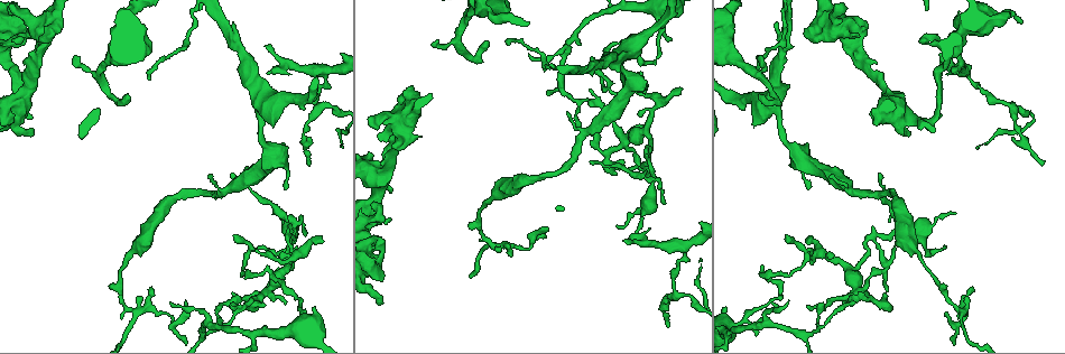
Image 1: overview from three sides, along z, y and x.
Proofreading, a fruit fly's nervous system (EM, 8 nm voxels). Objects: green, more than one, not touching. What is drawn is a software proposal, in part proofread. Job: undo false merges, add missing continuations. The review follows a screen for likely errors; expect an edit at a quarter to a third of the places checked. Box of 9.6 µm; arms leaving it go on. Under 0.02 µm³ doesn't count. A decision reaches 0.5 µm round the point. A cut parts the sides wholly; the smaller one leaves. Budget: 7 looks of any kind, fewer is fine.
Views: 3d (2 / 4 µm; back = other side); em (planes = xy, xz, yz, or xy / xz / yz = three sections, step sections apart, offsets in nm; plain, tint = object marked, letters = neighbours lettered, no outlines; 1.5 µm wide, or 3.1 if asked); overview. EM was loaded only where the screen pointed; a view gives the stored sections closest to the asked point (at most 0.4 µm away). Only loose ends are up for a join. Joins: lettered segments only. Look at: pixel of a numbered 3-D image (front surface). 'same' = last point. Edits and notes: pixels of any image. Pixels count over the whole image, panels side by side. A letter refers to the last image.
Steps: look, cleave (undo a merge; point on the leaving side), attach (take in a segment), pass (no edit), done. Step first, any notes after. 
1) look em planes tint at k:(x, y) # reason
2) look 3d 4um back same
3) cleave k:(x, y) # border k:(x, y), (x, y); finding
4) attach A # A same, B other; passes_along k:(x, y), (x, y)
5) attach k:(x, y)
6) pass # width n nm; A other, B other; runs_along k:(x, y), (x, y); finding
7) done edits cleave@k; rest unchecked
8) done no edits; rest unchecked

look 3d 2um at 1:(309, 164) # thin end

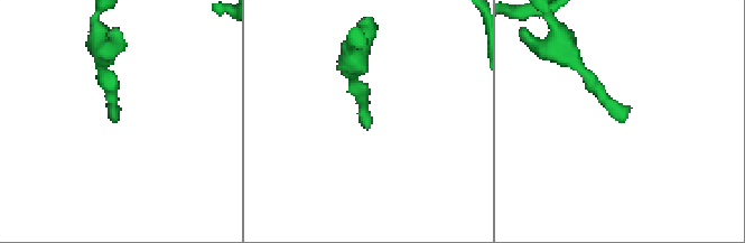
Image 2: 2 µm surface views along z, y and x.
look em planes letters at 2:(112, 118) # shape alone is not enough

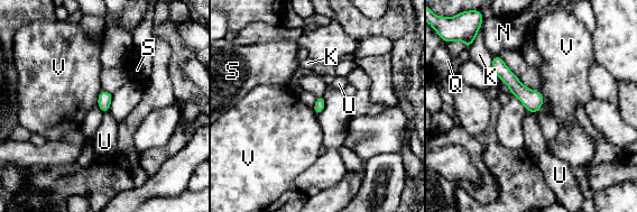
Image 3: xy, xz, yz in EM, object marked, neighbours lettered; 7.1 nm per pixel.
pass # width 80 nm; K other, N other, Q other, S other, U other, V other; runs_along 3:(495, 58), (500, 70), (535, 109); no lettered segment goes on from it

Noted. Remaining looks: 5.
look em planes letters at 1:(548, 227) # free end

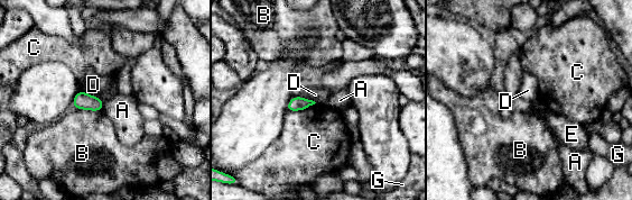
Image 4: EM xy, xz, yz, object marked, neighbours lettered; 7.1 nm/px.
pass # longest_contact C 220 nm; A other, B other, C other, D other, E other, G other; border 4:(80, 89), (103, 100); none of them fits

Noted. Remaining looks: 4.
look 3d 2um at 1:(617, 42) # abrupt turn

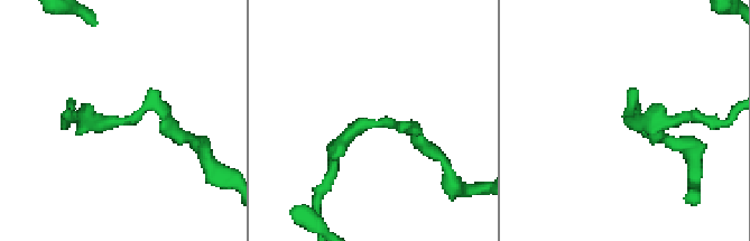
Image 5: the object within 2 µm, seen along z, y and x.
look em planes plain at 5:(135, 116) # now the EM

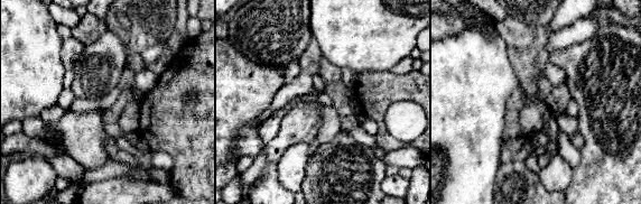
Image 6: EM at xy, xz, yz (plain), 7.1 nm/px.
look em planes letters same

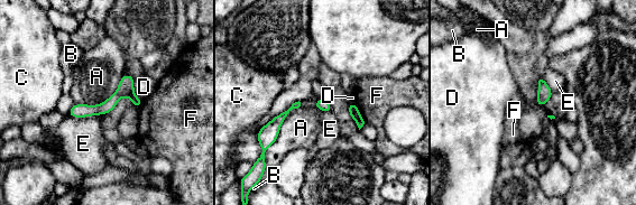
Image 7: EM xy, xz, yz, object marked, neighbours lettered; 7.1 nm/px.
cleave 7:(352, 109) # width 80 nm; longest_contact A 480 nm; A other, B other, C other, D other, E other, F other; two cells meet here

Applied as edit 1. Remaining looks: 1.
done edits cleave@7; rest unchecked

